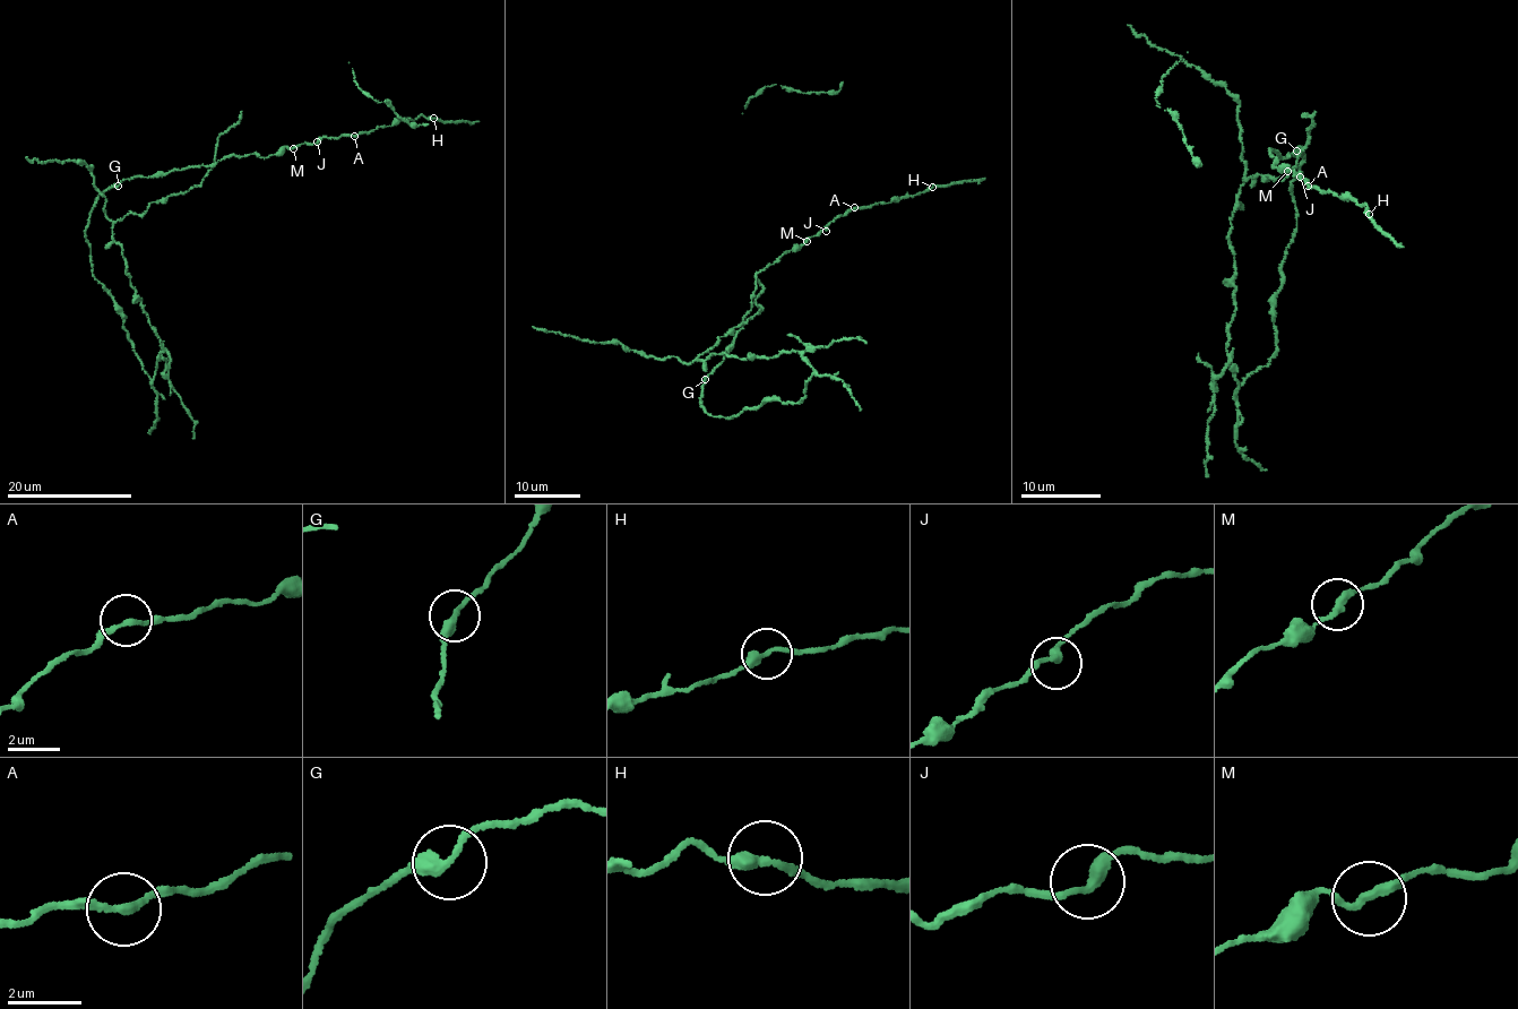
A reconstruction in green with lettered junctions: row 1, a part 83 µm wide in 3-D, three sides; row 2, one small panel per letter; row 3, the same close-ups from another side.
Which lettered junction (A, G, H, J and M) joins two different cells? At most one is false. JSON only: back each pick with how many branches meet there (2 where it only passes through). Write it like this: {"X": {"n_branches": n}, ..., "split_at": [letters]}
{"G": {"n_branches": 2}, "split_at": ["G"]}

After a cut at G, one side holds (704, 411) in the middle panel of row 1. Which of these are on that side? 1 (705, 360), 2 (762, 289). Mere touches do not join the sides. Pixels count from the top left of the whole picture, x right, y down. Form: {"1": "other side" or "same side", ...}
{"1": "same side", "2": "same side"}

